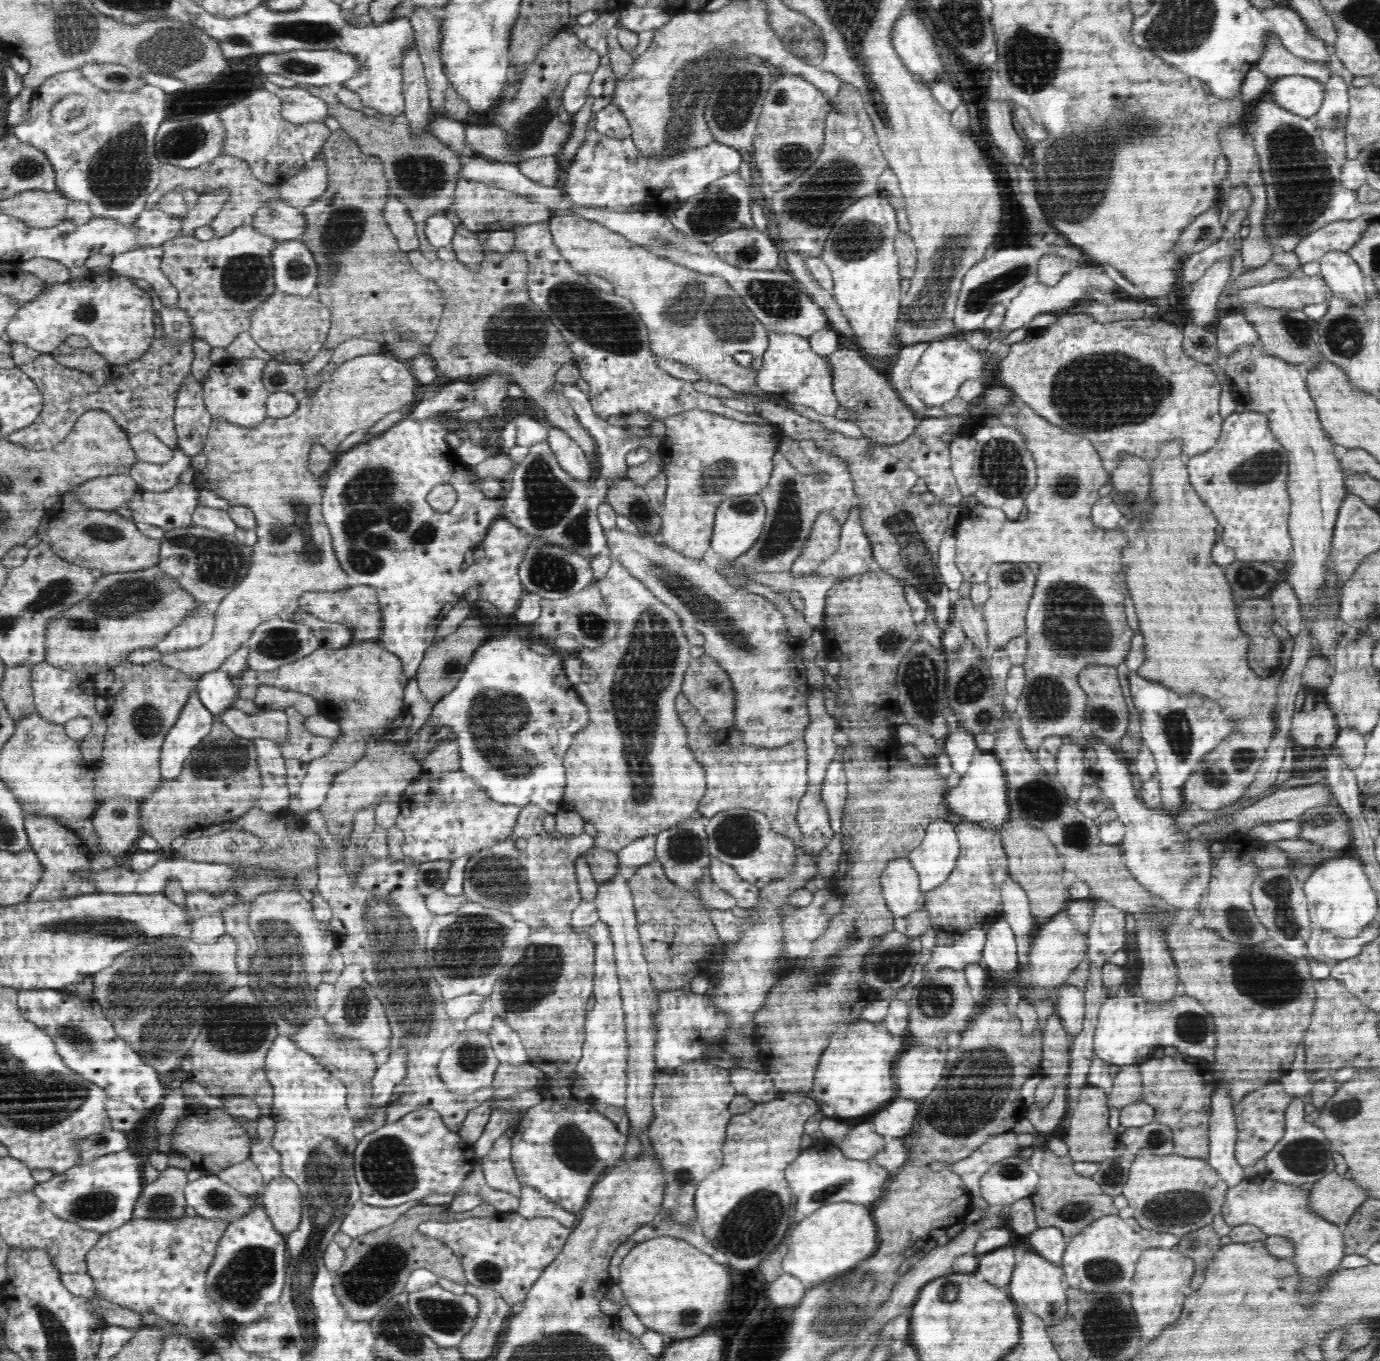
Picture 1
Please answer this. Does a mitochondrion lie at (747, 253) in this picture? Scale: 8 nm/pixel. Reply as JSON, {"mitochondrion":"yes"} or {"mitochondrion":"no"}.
{"mitochondrion":"yes"}

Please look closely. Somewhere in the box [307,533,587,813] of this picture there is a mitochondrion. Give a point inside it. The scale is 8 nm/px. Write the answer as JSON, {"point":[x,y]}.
{"point":[498,721]}

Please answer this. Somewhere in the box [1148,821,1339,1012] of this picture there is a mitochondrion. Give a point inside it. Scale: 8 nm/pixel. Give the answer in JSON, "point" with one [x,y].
{"point":[1268,980]}

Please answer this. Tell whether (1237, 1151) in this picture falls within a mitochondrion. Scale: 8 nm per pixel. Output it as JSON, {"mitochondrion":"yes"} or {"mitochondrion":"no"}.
{"mitochondrion":"no"}

